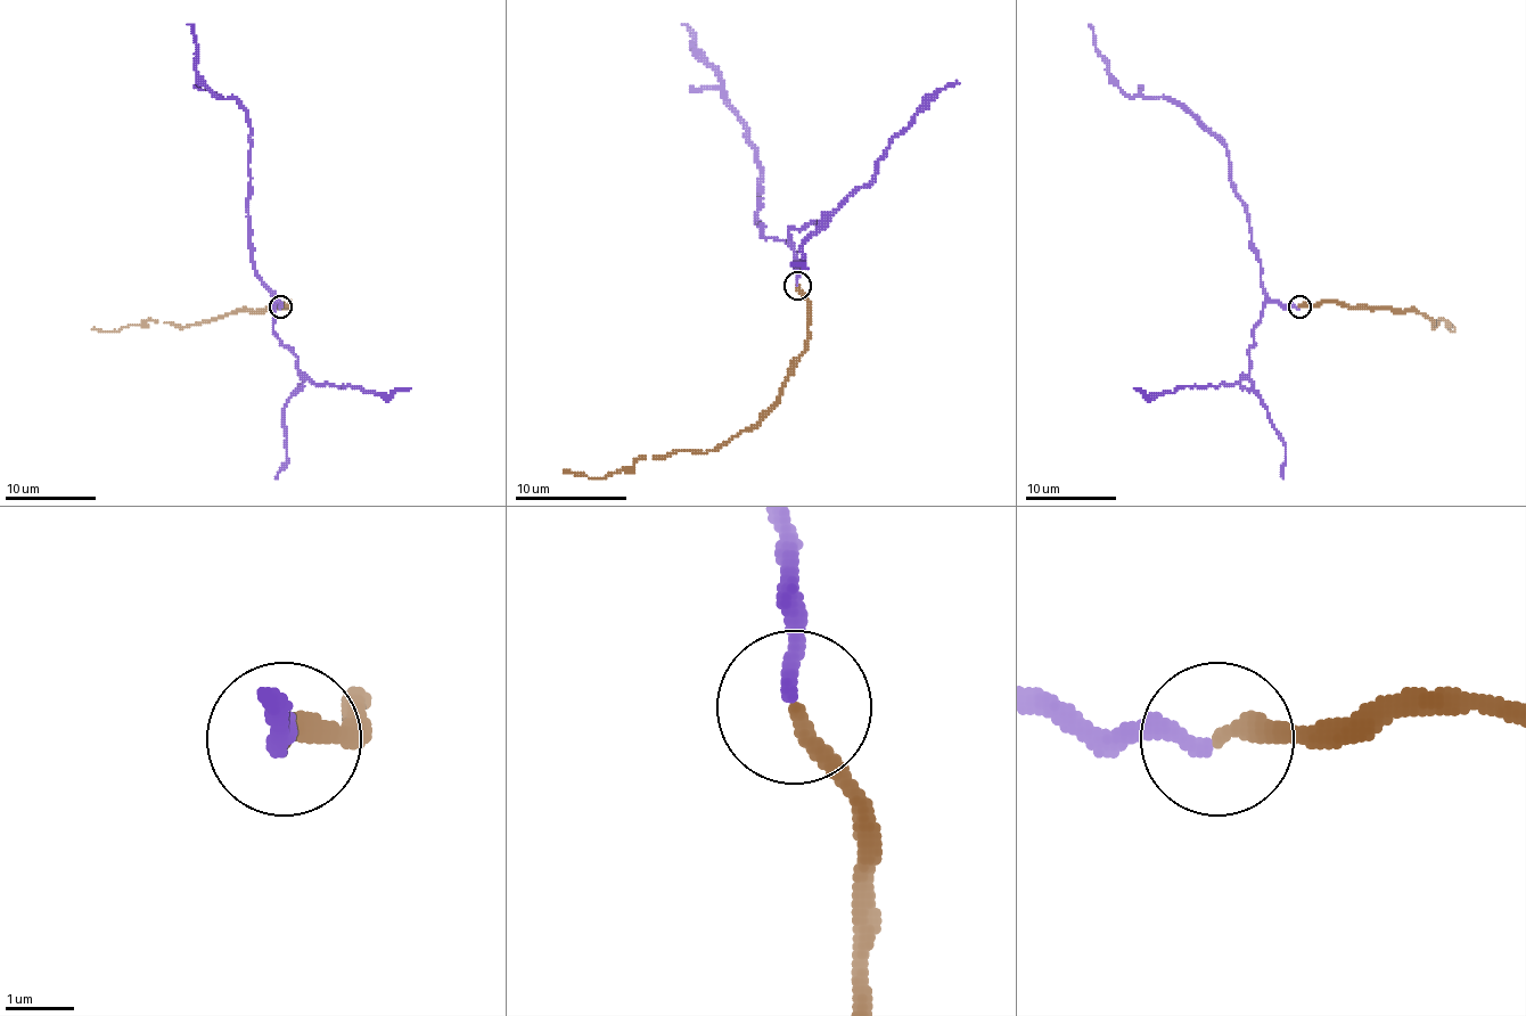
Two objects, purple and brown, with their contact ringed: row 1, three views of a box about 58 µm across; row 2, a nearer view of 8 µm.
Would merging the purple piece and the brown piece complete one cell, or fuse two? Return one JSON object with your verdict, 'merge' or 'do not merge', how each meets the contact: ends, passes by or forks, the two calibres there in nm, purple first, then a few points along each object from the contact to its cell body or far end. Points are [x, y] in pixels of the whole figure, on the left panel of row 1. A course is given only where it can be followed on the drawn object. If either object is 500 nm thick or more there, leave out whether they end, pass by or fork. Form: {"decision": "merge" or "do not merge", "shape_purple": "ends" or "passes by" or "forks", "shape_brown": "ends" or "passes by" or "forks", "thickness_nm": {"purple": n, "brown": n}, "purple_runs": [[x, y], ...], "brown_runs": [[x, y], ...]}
{"decision": "merge", "shape_purple": "ends", "shape_brown": "ends", "thickness_nm": {"purple": 240, "brown": 280}, "purple_runs": [[279, 306], [261, 279], [251, 251], [251, 121], [232, 97], [219, 97], [196, 70], [196, 35], [187, 24]], "brown_runs": [[279, 306], [180, 327], [173, 322], [150, 320], [112, 332], [92, 329]]}

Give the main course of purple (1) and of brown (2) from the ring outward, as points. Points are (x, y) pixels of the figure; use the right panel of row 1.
1: (1298, 306), (1273, 302), (1261, 279), (1229, 150), (1161, 97), (1129, 97), (1107, 70), (1089, 24)
2: (1298, 306), (1392, 306), (1414, 311), (1434, 322), (1432, 327), (1438, 320), (1454, 327), (1454, 332), (1447, 329)

